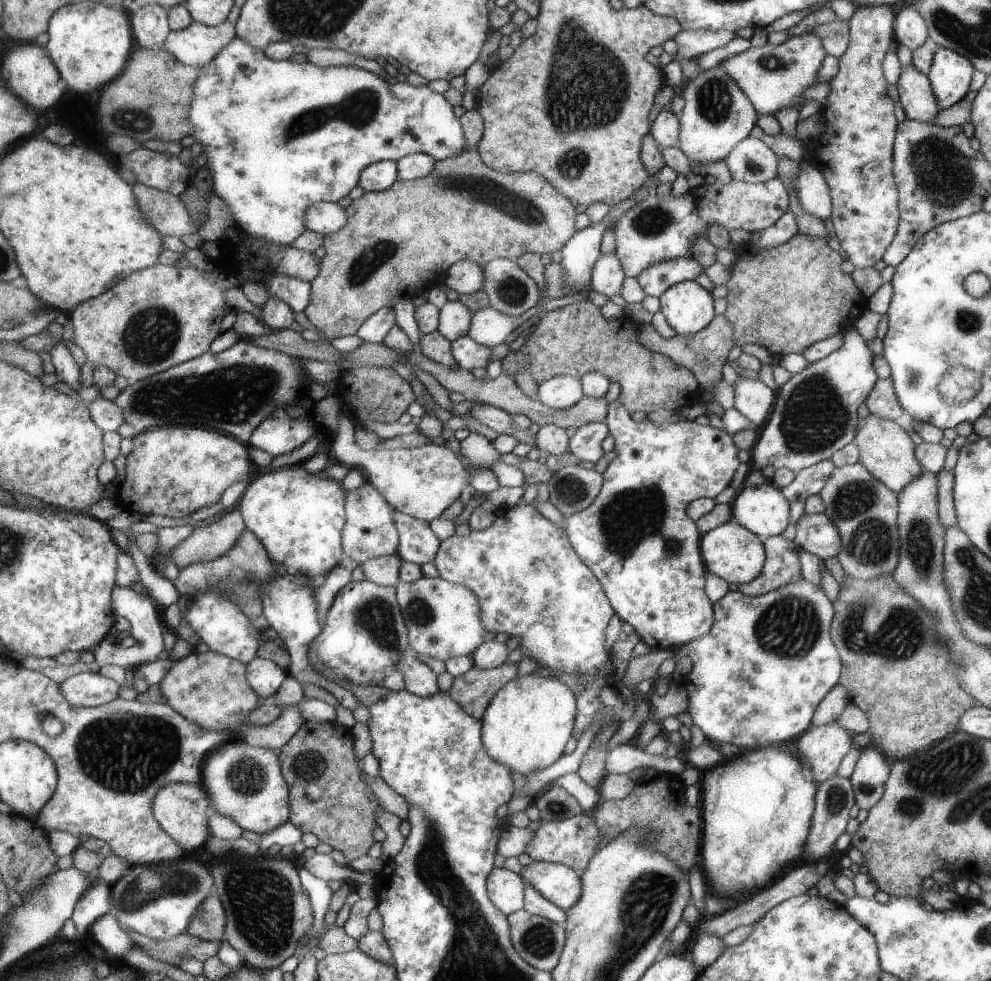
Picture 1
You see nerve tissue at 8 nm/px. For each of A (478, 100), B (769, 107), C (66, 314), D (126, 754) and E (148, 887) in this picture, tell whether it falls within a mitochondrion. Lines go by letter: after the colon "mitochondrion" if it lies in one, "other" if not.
A: other
B: other
C: other
D: mitochondrion
E: mitochondrion

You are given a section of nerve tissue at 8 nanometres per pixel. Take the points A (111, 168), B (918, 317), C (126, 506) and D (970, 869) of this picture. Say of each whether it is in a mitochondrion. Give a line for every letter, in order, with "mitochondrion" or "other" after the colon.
A: other
B: other
C: other
D: other

